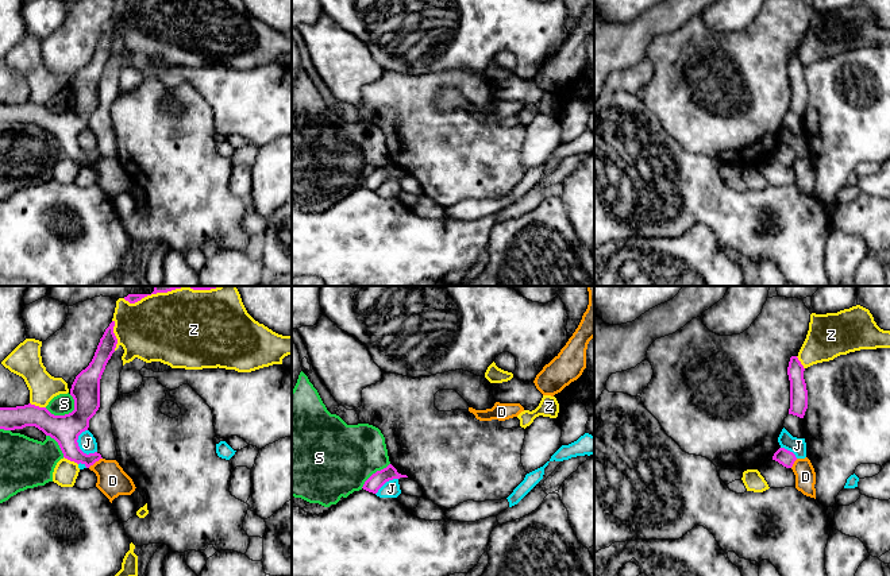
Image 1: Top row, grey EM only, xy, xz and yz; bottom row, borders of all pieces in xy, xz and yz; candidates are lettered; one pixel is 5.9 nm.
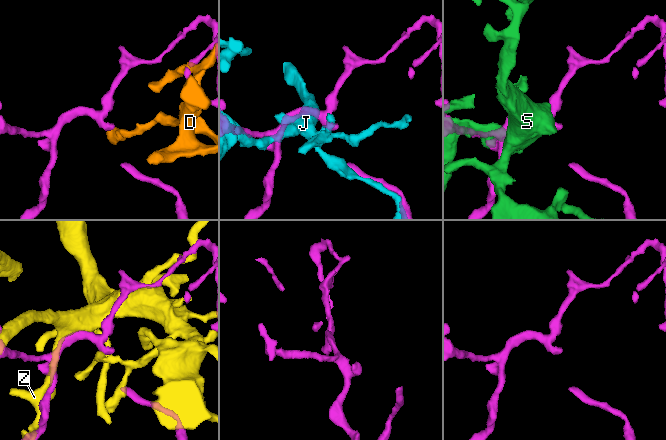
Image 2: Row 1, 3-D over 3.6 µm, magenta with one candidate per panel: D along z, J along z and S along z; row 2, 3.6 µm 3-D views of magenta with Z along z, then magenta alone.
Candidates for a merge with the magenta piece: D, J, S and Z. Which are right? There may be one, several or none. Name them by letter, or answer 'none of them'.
none of them

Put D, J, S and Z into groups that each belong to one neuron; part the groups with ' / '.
D / J / S / Z

